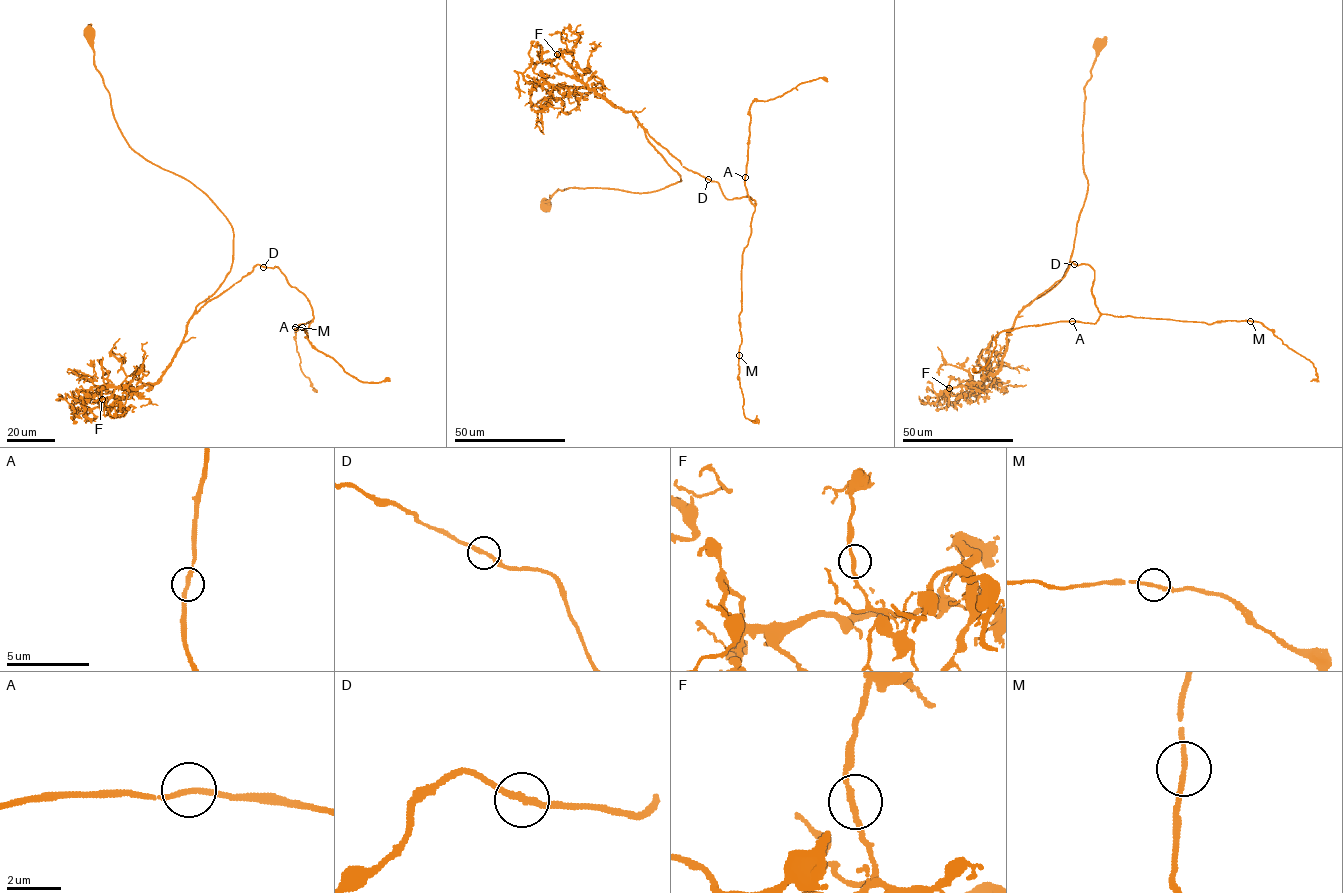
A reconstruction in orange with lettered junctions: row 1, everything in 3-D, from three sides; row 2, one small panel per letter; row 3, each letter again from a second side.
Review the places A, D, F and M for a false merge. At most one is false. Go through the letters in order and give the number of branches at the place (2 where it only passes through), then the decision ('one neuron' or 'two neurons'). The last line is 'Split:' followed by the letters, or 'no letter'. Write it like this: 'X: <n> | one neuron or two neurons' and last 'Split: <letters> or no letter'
A: 2 | one neuron
D: 2 | one neuron
F: 2 | one neuron
M: 2 | one neuron
Split: no letter

